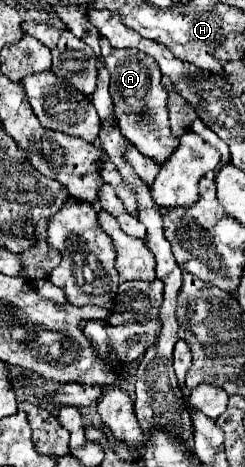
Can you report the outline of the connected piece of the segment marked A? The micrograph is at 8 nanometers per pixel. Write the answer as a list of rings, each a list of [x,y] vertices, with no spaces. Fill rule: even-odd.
[[[100,38],[102,58],[110,72],[110,96],[114,100],[114,114],[120,132],[138,148],[144,156],[162,166],[178,148],[180,140],[172,134],[168,122],[168,90],[162,86],[160,70],[154,58],[140,50],[112,48],[106,38]]]

